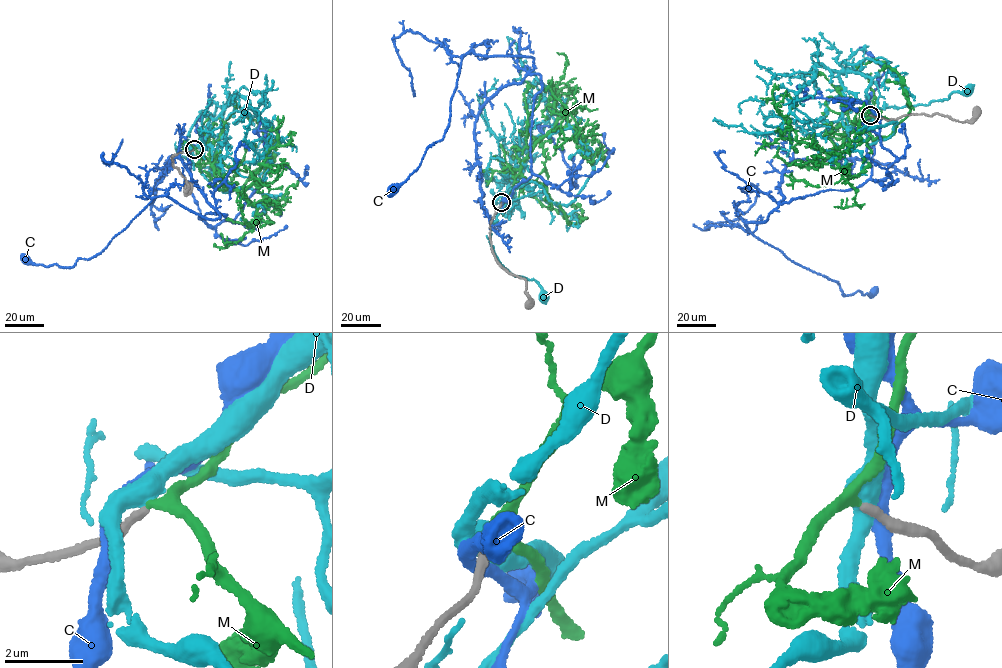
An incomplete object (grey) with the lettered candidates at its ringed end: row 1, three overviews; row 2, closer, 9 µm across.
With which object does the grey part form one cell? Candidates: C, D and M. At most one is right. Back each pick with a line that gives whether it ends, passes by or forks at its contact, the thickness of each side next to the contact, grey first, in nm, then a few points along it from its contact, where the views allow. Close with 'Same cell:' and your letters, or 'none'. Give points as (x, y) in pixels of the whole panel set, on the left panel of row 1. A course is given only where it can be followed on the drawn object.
M: It passes by. Thickness 200 nm (grey) against 240 nm. Its course: (194, 149), (220, 172), (224, 191), (232, 191), (244, 185), (275, 149), (265, 142), (256, 120), (243, 115)
Same cell: M

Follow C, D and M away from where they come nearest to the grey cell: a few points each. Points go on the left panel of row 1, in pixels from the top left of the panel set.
C: (192, 150), (199, 218), (225, 216), (155, 197), (100, 253), (71, 267), (24, 258)
D: (194, 149), (202, 141), (206, 145), (175, 147), (180, 157), (213, 172)
M: (194, 149), (220, 172), (224, 191), (232, 191), (244, 185), (275, 149), (265, 142), (256, 120), (243, 115)

